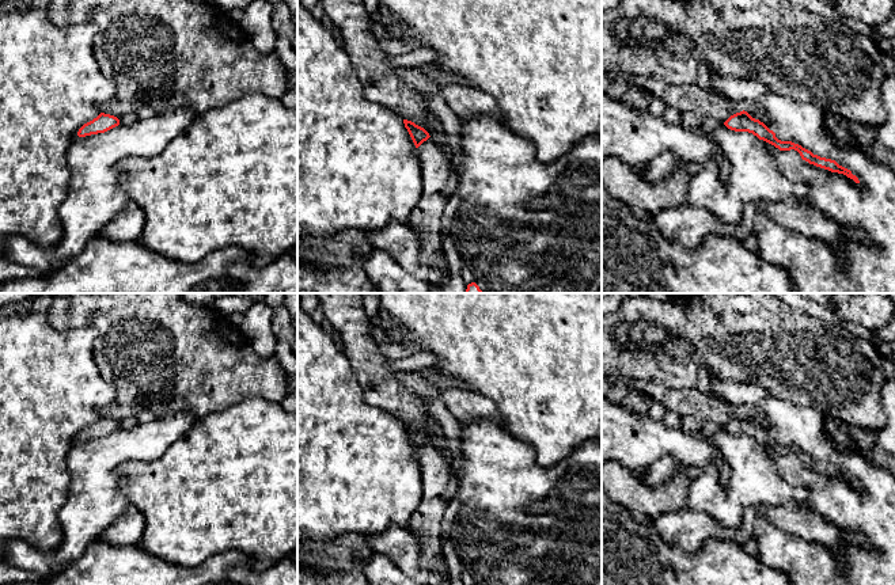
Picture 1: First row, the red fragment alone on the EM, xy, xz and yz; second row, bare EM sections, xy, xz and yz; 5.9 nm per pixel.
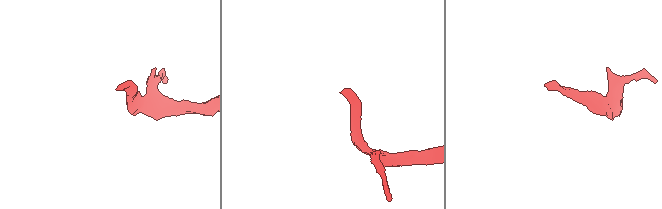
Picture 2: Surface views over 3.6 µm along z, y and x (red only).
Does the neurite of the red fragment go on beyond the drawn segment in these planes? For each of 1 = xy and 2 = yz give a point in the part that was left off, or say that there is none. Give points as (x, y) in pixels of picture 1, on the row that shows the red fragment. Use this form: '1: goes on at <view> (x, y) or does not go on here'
1: does not go on here
2: does not go on here

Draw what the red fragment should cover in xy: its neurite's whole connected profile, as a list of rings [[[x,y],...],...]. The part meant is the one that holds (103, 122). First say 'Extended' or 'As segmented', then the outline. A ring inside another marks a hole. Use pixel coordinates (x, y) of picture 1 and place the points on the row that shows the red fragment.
As segmented. [[[101,113],[96,118],[84,124],[79,129],[77,136],[86,137],[91,134],[105,133],[118,125],[120,125],[120,119],[117,117]]]

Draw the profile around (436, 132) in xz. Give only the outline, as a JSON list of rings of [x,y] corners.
[[[429,113],[428,115],[428,122],[431,125],[429,136],[433,138],[433,141],[443,149],[443,152],[447,156],[448,166],[450,166],[450,178],[447,183],[447,189],[444,191],[445,198],[448,200],[456,190],[458,187],[458,172],[452,164],[452,157],[451,157],[451,147],[447,140],[447,134],[444,132],[444,128],[441,122],[437,119],[437,117],[433,113]]]

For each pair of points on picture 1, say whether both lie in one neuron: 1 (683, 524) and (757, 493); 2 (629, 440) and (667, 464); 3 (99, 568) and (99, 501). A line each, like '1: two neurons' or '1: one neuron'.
1: two neurons
2: two neurons
3: two neurons

